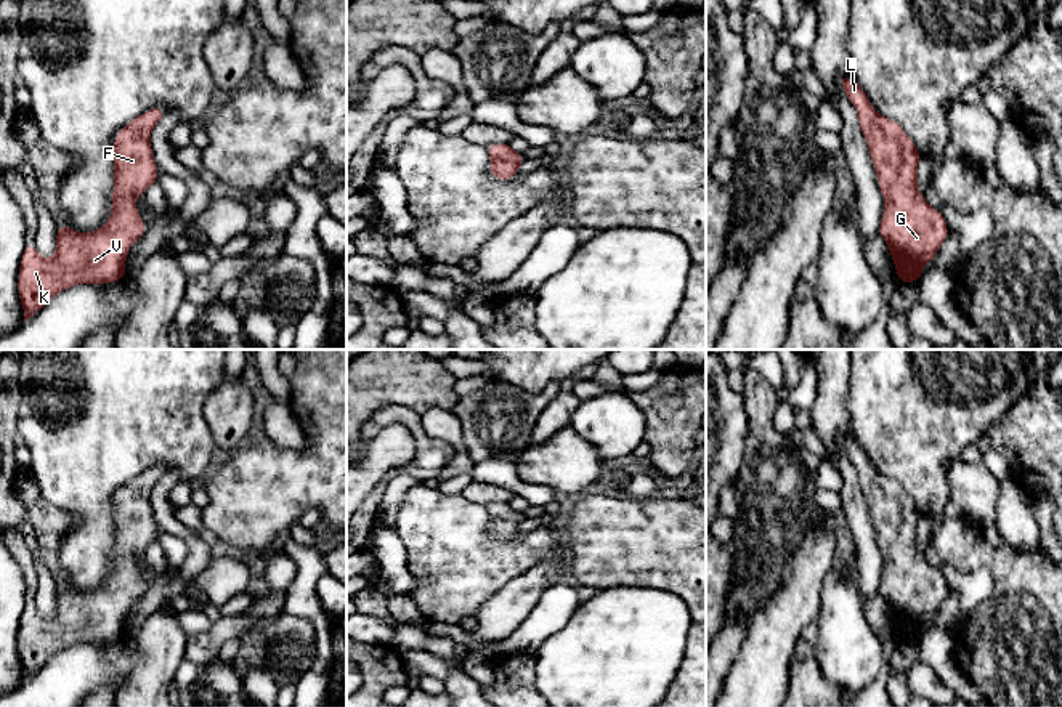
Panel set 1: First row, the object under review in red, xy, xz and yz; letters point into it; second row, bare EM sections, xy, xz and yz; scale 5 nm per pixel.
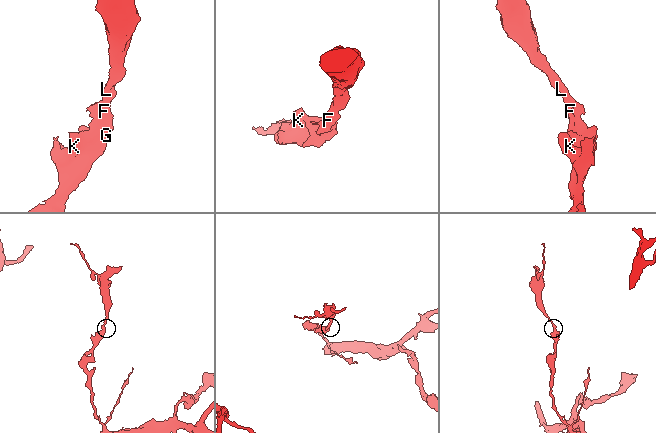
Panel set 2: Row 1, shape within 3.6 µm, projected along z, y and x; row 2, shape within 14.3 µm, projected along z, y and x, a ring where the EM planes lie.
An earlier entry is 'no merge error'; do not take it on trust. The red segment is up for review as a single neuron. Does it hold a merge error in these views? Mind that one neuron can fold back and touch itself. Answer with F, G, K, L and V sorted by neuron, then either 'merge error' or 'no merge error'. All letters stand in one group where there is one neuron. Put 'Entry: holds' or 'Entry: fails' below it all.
F G K L V; no merge error
Entry: holds

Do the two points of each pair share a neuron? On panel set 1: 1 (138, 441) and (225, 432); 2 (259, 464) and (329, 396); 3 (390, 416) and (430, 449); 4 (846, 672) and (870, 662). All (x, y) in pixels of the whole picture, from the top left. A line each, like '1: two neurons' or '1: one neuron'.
1: two neurons
2: one neuron
3: one neuron
4: one neuron

